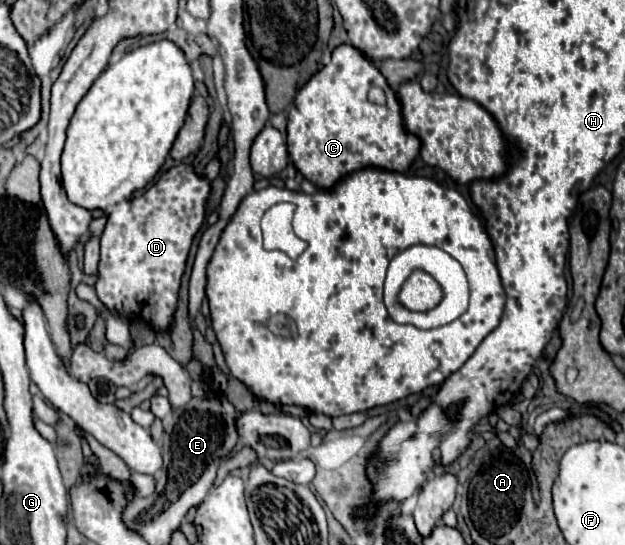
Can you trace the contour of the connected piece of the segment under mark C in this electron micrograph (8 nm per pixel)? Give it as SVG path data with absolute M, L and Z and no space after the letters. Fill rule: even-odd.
M349 44L333 50L331 62L299 90L293 110L289 112L289 158L295 168L321 190L333 188L343 176L363 168L405 172L419 154L419 138L403 130L401 106L395 92L389 88L375 64L355 52ZM371 86L379 86L385 92L385 106L367 100L367 90ZM293 142L297 142L297 146L293 146Z

